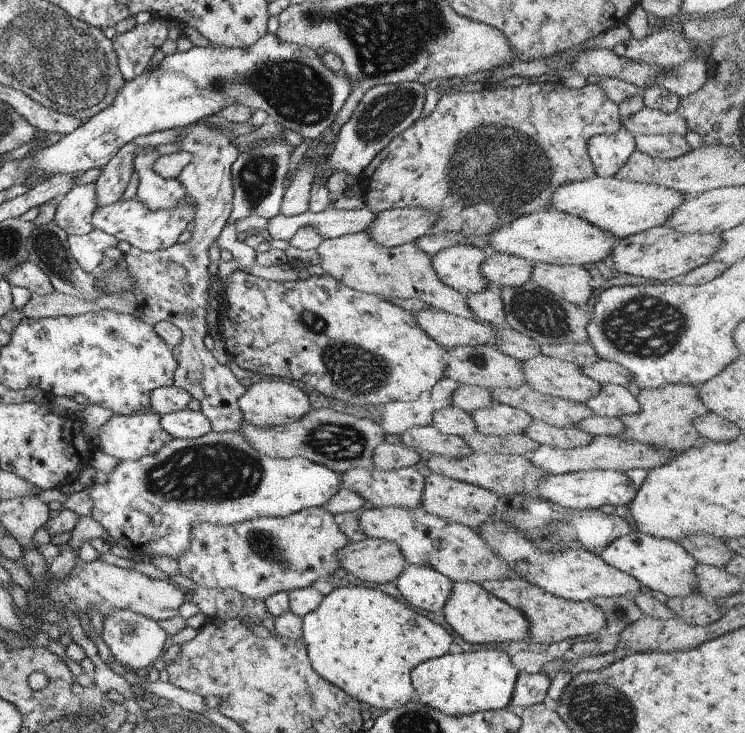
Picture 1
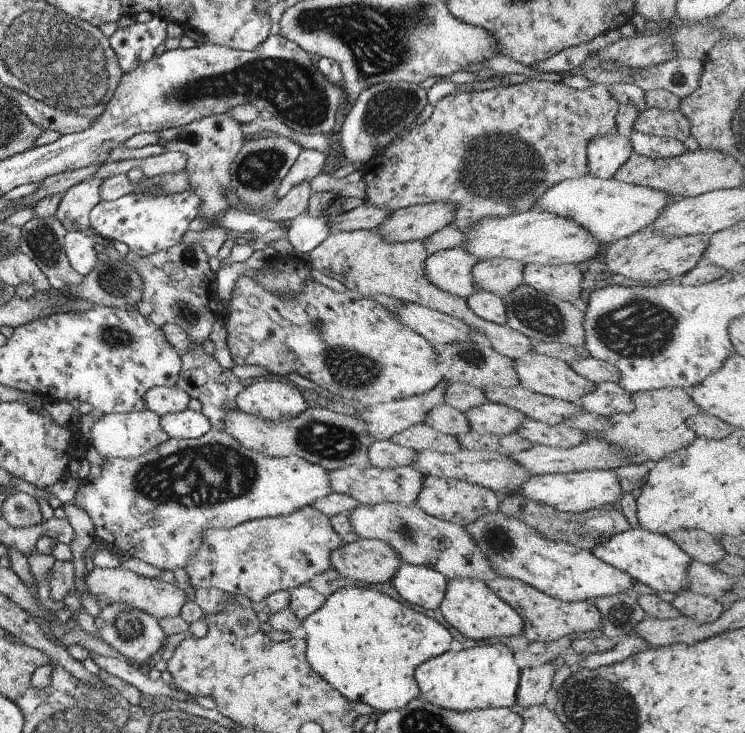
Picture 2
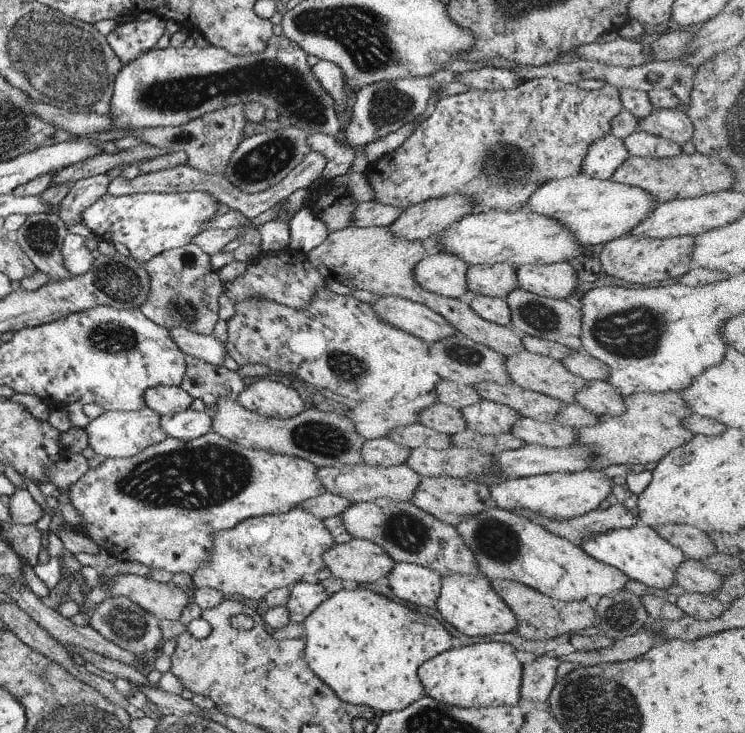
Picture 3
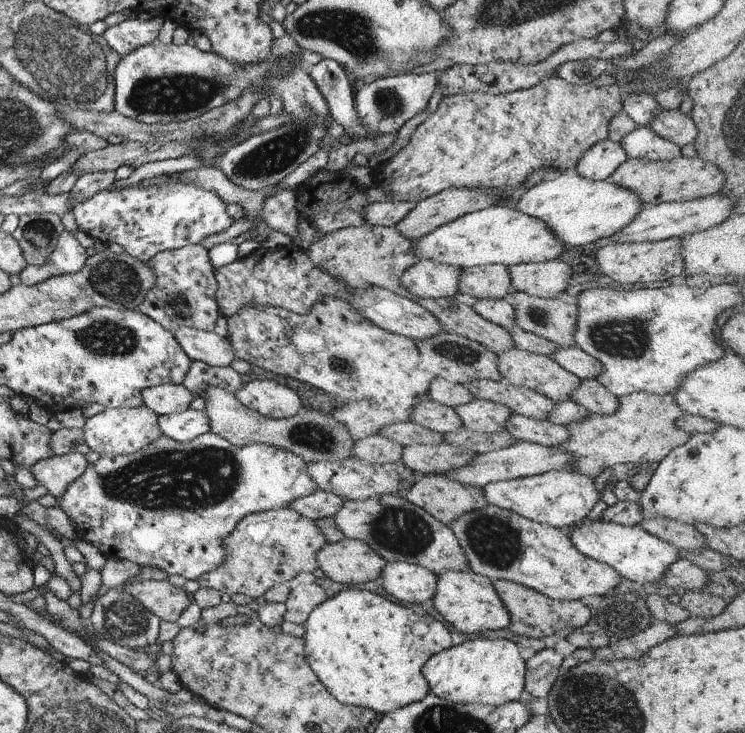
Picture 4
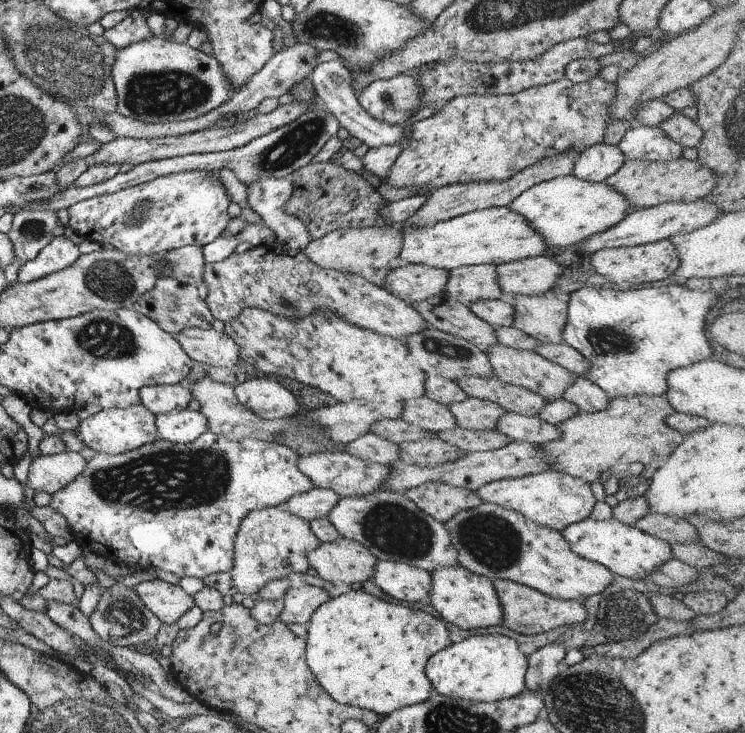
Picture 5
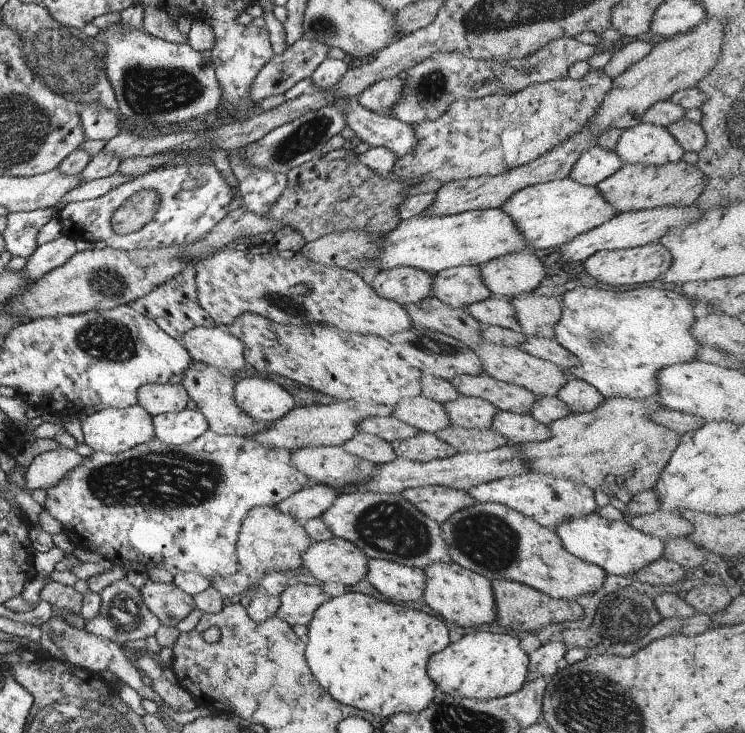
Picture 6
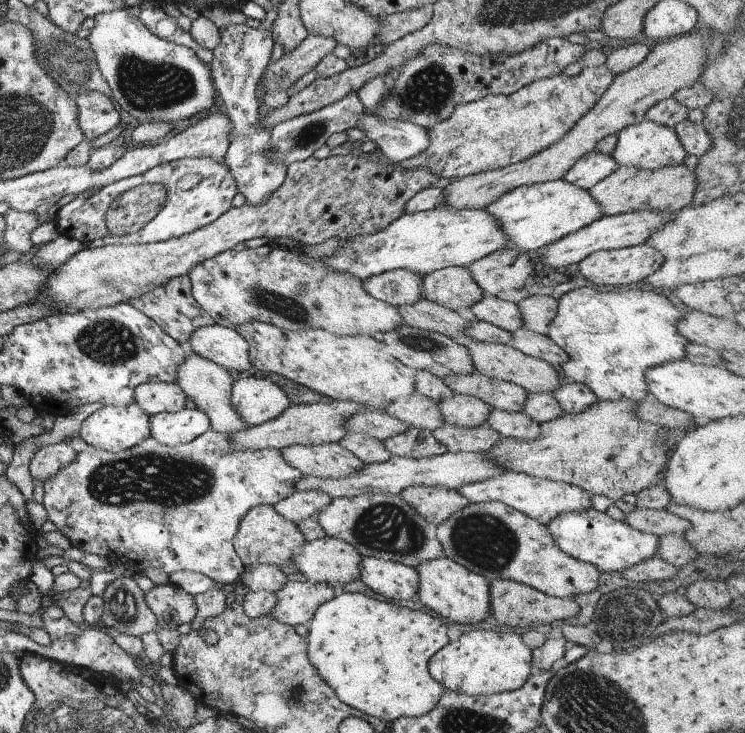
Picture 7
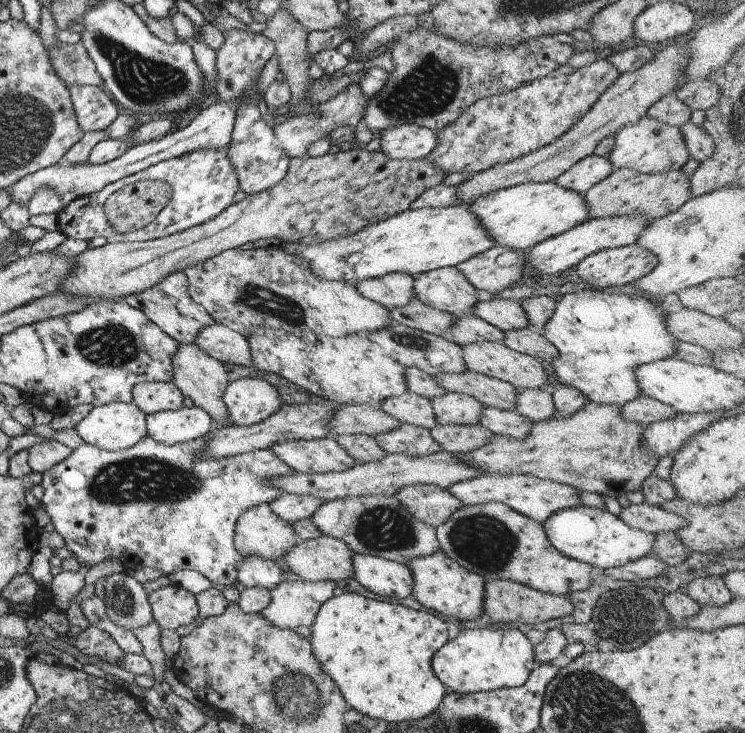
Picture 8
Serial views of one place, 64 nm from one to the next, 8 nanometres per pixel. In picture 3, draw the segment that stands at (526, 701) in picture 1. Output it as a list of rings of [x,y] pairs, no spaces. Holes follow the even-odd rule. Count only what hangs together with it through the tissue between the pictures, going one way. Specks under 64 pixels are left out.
[[[539,656],[523,666],[521,676],[521,698],[533,702],[544,702],[551,695],[556,684],[558,666],[561,660]]]

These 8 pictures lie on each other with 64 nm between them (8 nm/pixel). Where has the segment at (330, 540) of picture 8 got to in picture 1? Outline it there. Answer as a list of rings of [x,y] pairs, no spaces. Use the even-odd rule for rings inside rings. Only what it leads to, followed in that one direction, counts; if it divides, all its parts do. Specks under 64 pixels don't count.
[[[372,537],[349,542],[337,552],[337,557],[340,567],[372,584],[395,581],[408,564],[396,543]]]

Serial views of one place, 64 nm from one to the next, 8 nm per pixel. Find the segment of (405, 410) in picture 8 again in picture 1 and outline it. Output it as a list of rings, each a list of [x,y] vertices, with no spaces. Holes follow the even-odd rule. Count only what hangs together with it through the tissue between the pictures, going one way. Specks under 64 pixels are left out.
[[[454,406],[435,412],[432,425],[442,434],[458,435],[465,439],[474,436],[477,432],[472,414]]]

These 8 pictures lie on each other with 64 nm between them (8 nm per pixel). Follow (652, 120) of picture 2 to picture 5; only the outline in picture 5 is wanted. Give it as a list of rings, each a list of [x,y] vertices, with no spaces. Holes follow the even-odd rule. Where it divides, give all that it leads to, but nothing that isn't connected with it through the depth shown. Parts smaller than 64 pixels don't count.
[[[678,112],[663,120],[658,127],[682,148],[697,148],[703,137],[701,126]]]

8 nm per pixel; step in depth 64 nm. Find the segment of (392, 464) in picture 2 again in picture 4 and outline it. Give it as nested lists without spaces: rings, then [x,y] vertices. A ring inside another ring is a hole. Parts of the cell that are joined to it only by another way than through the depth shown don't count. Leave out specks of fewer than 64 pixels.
[[[378,434],[365,439],[357,439],[353,454],[368,464],[398,464],[402,462],[403,447],[400,443]]]

